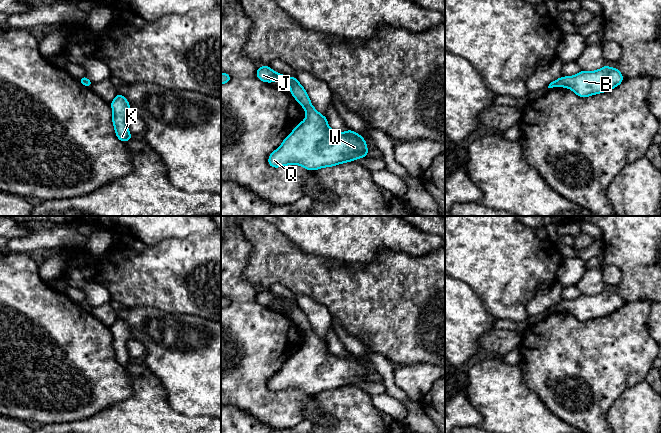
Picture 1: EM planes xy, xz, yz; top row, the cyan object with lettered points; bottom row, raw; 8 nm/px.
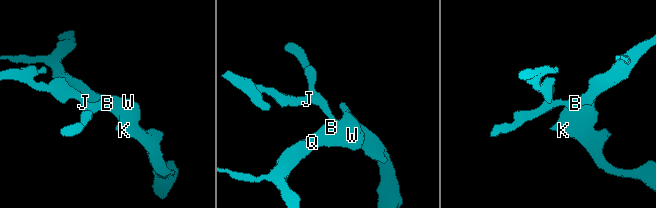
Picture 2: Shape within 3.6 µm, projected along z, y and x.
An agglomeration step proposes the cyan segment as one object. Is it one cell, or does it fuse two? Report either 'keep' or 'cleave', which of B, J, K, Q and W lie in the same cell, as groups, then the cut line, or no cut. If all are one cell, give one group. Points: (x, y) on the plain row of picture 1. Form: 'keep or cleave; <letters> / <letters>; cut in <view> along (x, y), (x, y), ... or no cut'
keep; B J K Q W; no cut

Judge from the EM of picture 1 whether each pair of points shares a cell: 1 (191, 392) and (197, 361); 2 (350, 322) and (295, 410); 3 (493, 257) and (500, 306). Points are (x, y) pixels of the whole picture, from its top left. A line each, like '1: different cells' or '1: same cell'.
1: same cell
2: different cells
3: same cell

